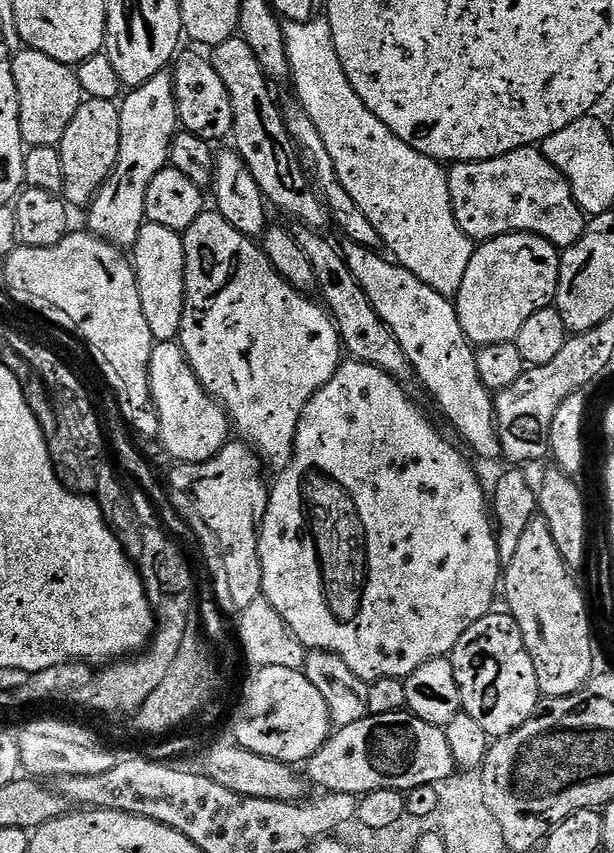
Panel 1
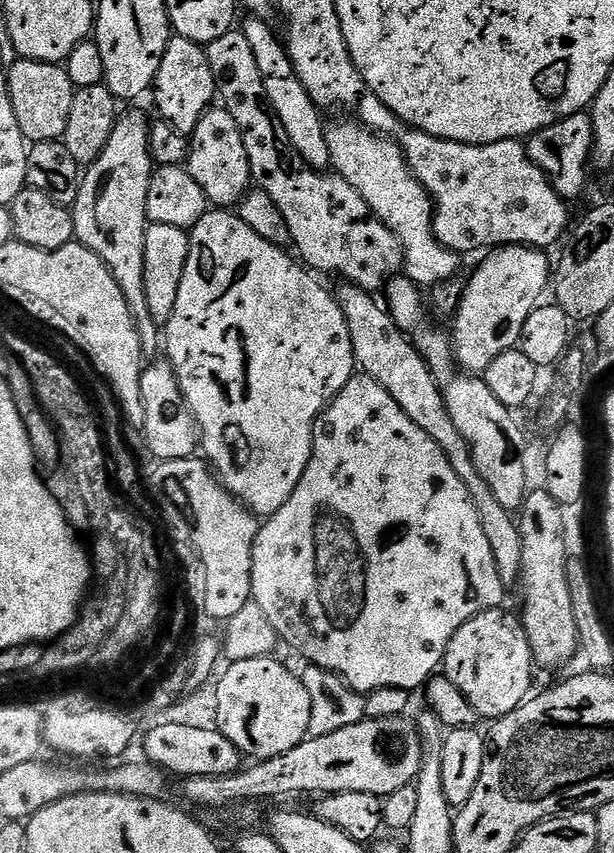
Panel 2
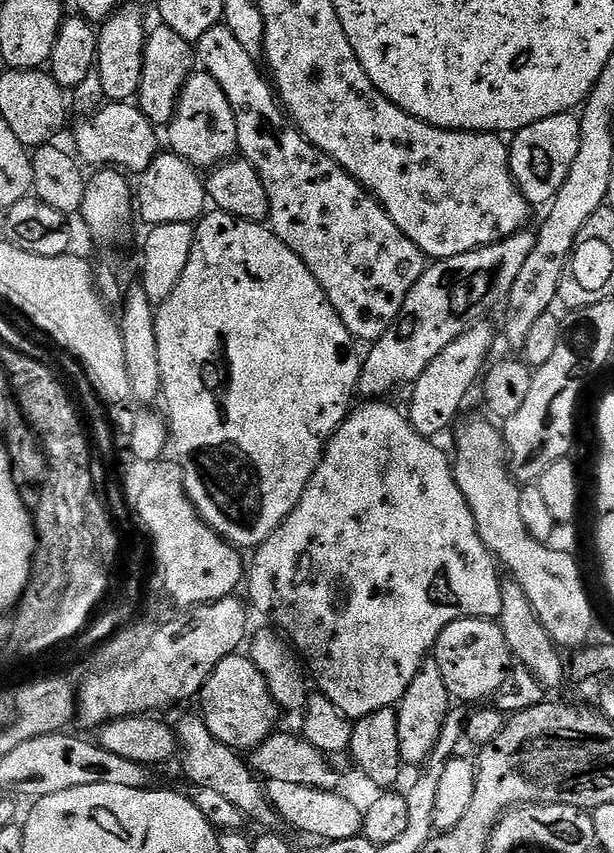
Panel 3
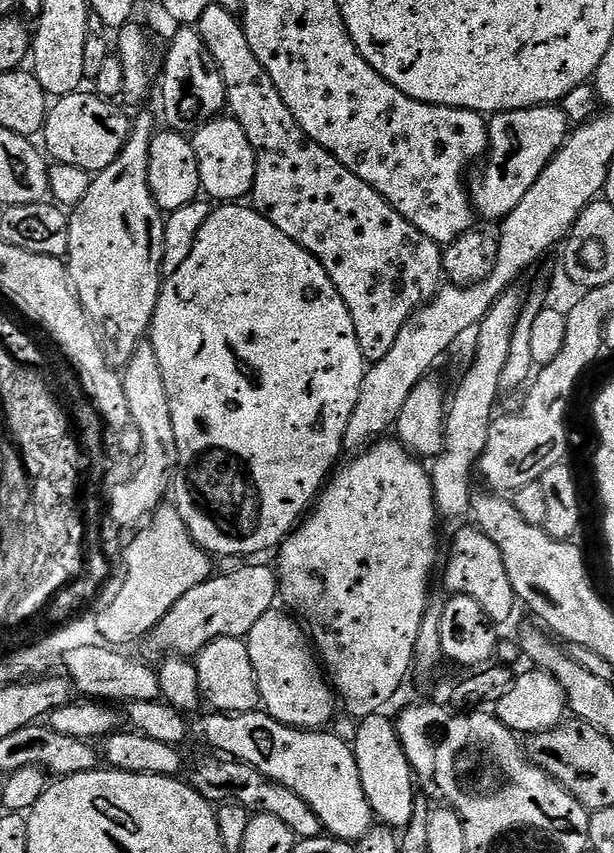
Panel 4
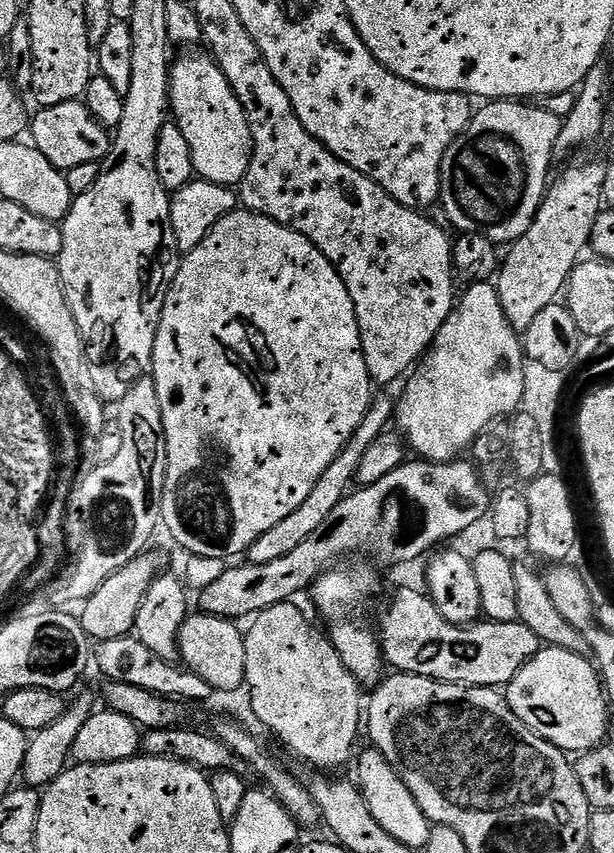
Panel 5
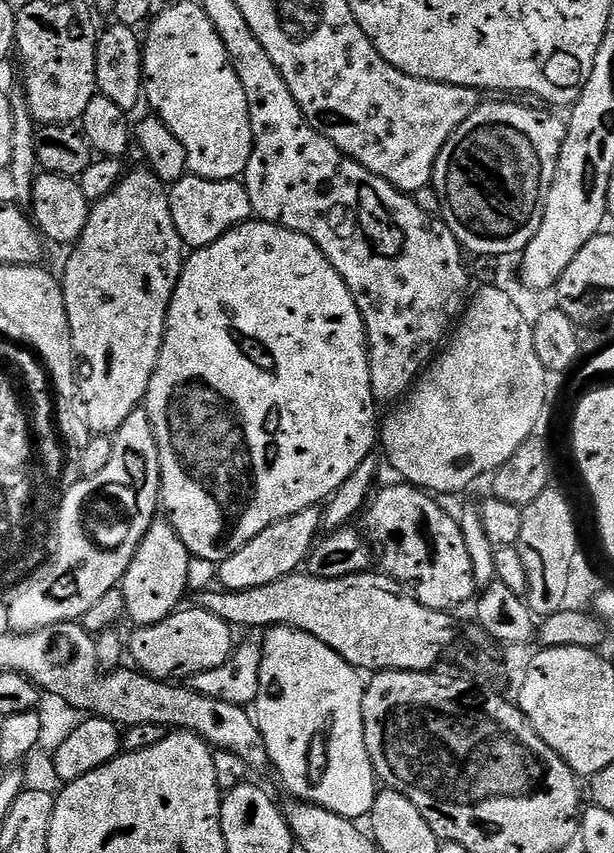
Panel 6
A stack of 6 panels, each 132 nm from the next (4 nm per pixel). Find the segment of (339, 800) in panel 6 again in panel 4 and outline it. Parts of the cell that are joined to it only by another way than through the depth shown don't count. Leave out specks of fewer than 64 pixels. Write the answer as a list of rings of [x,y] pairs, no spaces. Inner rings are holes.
[[[287,611],[262,614],[249,630],[246,643],[260,691],[263,711],[291,728],[324,730],[337,715],[338,700],[322,671],[321,661],[303,627]]]

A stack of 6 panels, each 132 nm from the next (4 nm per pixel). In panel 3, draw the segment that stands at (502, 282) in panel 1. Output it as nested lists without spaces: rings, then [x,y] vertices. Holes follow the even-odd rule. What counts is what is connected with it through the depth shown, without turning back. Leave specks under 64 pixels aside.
[[[488,322],[473,324],[461,336],[454,338],[454,342],[450,342],[450,346],[446,346],[446,350],[442,350],[442,354],[438,354],[438,358],[434,358],[434,362],[426,366],[426,370],[422,370],[415,384],[411,385],[412,401],[406,407],[406,415],[418,434],[436,438],[439,432],[446,431],[448,427],[449,431],[457,423],[461,415],[460,407],[463,406],[468,391],[475,386],[479,376],[481,379],[489,363],[488,355],[492,352],[496,336],[498,340],[497,329],[495,332]]]

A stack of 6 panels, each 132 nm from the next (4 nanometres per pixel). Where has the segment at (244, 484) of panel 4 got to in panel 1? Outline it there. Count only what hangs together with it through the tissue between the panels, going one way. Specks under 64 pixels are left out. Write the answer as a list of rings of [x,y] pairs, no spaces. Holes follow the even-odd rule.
[[[215,210],[201,212],[187,232],[183,233],[183,238],[186,250],[186,302],[184,303],[178,343],[184,349],[186,358],[204,391],[209,392],[212,399],[227,412],[229,421],[234,425],[235,435],[241,441],[251,445],[265,465],[273,464],[273,469],[276,470],[284,468],[292,461],[292,447],[302,410],[308,405],[312,395],[318,390],[322,390],[322,386],[326,386],[326,382],[330,382],[330,378],[340,369],[342,345],[336,321],[332,319],[327,308],[321,306],[315,299],[311,300],[311,295],[302,294],[294,286],[287,284],[278,274],[278,270],[274,270],[263,247],[253,237],[244,236],[238,230],[234,230],[234,226],[230,226],[230,222],[226,222],[226,218],[222,218],[219,212]]]

